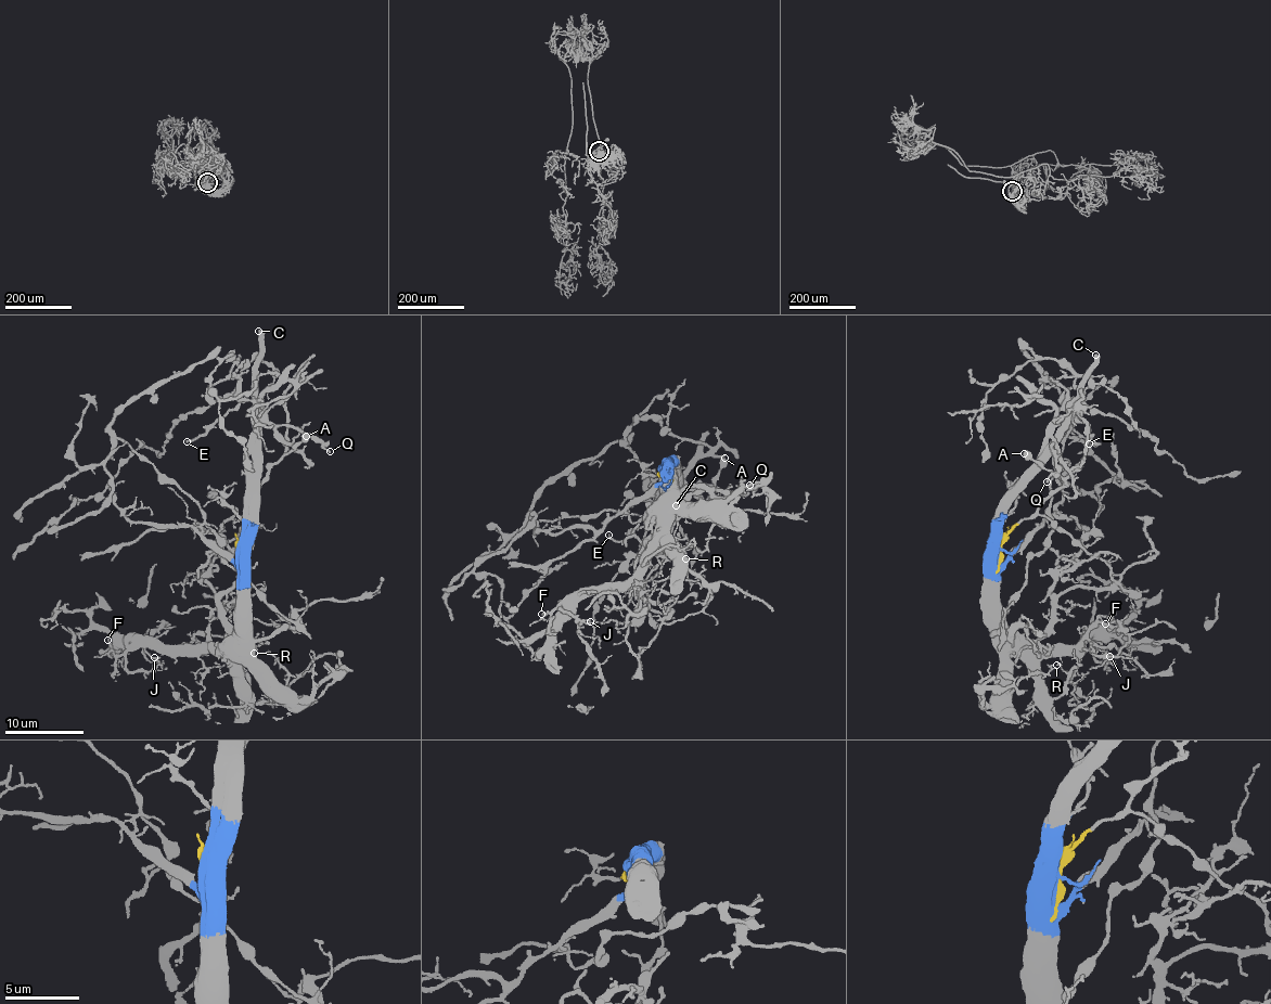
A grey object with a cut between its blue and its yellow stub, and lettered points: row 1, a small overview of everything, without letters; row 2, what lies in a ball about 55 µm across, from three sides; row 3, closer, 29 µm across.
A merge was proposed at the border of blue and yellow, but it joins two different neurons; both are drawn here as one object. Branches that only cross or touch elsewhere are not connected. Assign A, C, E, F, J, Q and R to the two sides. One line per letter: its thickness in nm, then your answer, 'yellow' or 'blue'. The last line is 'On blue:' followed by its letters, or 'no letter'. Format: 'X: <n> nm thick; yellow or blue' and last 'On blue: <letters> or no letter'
A: 600 nm thick; yellow
C: 500 nm thick; blue
E: 180 nm thick; blue
F: 130 nm thick; blue
J: 120 nm thick; blue
Q: 150 nm thick; blue
R: 140 nm thick; blue
On blue: C, E, F, J, Q, R

